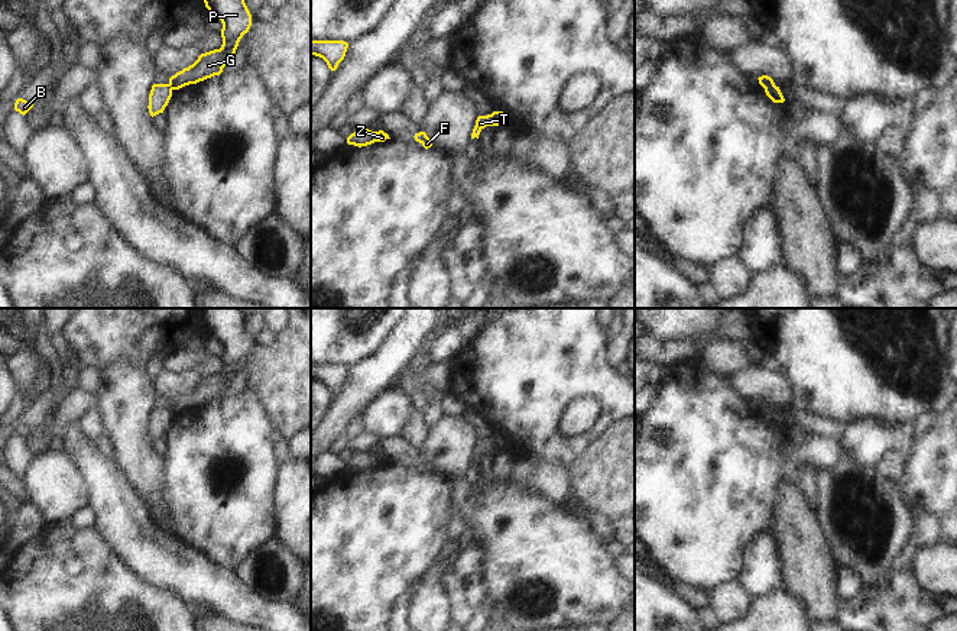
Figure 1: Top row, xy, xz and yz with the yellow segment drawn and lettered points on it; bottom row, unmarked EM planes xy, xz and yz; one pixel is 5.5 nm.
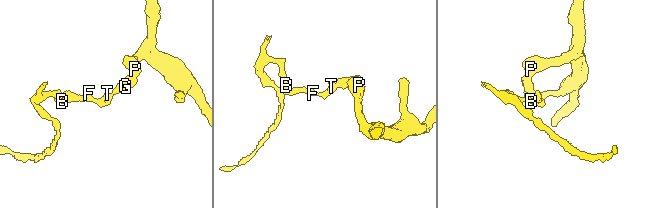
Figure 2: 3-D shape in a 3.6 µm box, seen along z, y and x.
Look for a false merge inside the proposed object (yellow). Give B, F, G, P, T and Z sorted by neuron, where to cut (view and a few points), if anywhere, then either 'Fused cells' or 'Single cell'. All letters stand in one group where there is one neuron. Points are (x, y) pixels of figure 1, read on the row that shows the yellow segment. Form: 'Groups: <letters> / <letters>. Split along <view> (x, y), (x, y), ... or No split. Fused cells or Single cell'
Groups: B F T Z / G P. Split along xz (492, 113), (495, 125). Fused cells.

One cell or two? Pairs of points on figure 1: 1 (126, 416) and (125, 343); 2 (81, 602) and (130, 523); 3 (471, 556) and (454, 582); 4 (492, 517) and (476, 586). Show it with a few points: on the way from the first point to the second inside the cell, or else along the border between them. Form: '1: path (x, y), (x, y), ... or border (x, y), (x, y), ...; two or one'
1: border (143, 366), (116, 358), (99, 369); two
2: border (93, 527), (136, 573); two
3: border (450, 557), (464, 598), (474, 607); two
4: border (474, 540), (482, 549), (486, 596); two

